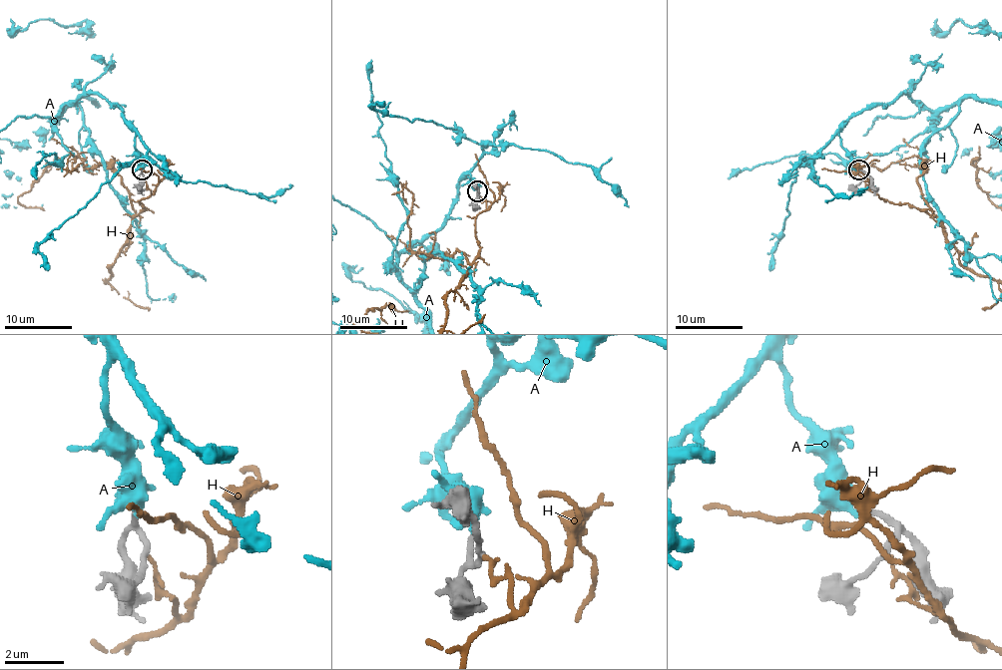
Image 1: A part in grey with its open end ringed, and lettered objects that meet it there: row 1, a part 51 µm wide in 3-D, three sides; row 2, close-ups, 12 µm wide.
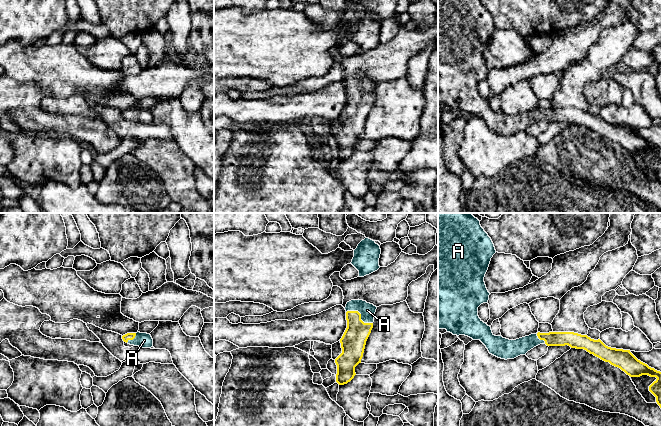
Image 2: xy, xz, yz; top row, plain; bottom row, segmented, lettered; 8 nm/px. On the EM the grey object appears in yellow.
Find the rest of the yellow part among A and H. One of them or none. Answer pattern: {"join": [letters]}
{"join": ["A"]}

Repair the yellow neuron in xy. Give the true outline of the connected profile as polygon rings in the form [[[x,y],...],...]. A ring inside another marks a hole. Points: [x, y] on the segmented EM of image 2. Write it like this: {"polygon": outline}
{"polygon": [[[127,333],[122,336],[122,339],[130,345],[139,346],[142,348],[153,347],[153,339],[151,335],[147,333]]]}

